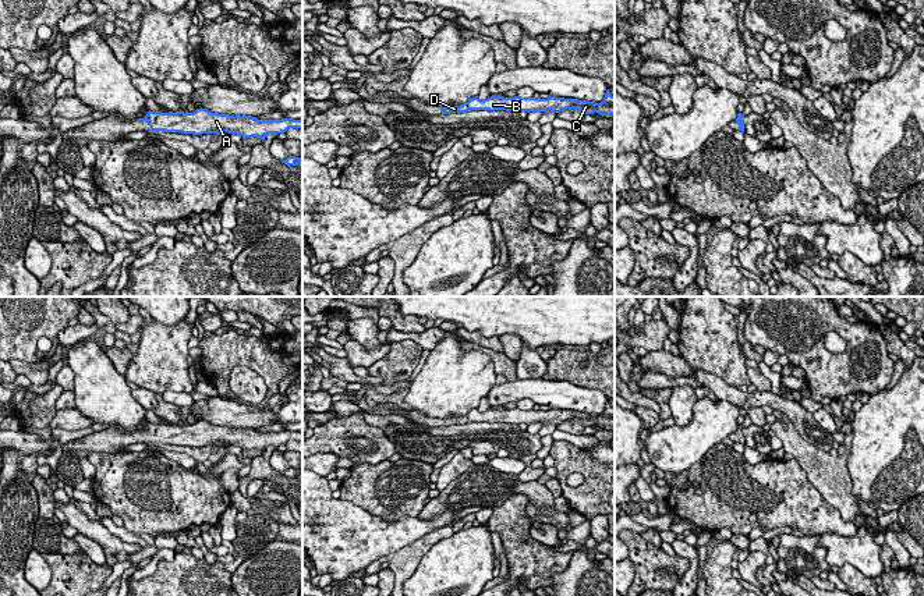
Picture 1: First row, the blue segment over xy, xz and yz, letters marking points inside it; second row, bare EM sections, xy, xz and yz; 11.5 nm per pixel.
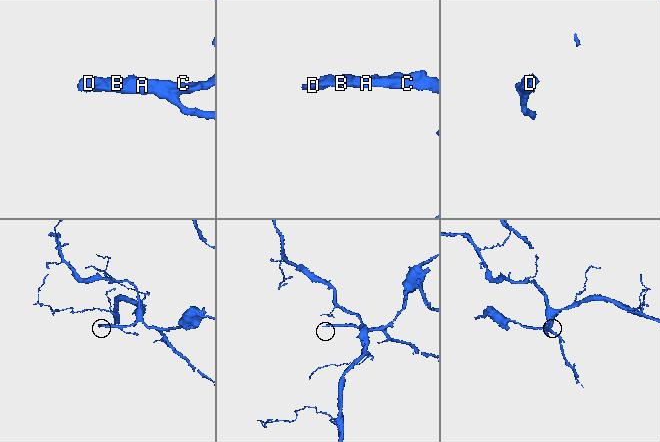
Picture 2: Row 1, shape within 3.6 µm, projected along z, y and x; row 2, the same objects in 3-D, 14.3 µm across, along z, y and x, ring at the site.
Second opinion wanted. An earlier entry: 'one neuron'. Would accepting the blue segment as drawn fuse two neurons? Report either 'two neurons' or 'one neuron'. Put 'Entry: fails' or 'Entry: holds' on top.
Entry: holds
one neuron

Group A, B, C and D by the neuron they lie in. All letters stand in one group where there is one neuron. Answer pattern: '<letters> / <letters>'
A B C D

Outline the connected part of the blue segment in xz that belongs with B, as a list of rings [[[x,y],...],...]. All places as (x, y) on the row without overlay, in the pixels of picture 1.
[[[609,401],[605,405],[605,409],[601,415],[578,412],[578,411],[564,411],[549,408],[548,411],[541,409],[503,409],[503,408],[491,408],[488,411],[481,412],[478,408],[470,411],[468,414],[460,418],[440,419],[440,425],[467,425],[471,422],[506,422],[513,425],[520,423],[555,423],[560,425],[563,422],[580,421],[584,426],[598,425],[603,428],[615,426],[615,408],[610,407]]]

